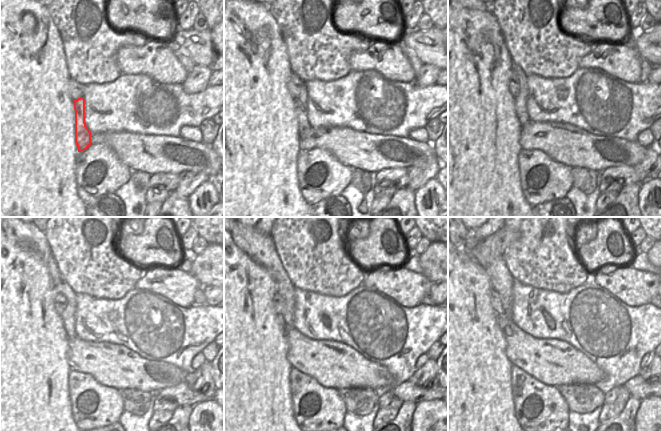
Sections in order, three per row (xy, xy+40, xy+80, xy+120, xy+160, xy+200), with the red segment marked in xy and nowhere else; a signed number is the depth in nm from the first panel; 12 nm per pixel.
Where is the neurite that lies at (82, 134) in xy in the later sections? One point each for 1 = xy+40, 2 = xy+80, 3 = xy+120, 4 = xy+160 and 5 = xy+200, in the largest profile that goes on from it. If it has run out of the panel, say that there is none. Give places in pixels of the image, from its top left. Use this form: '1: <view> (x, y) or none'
1: xy+40 (300, 103)
2: xy+80 (517, 73)
3: xy+120 (65, 294)
4: xy+160 (259, 247)
5: xy+200 (501, 280)

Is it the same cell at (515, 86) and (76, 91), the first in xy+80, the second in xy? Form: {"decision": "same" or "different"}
{"decision": "same"}

